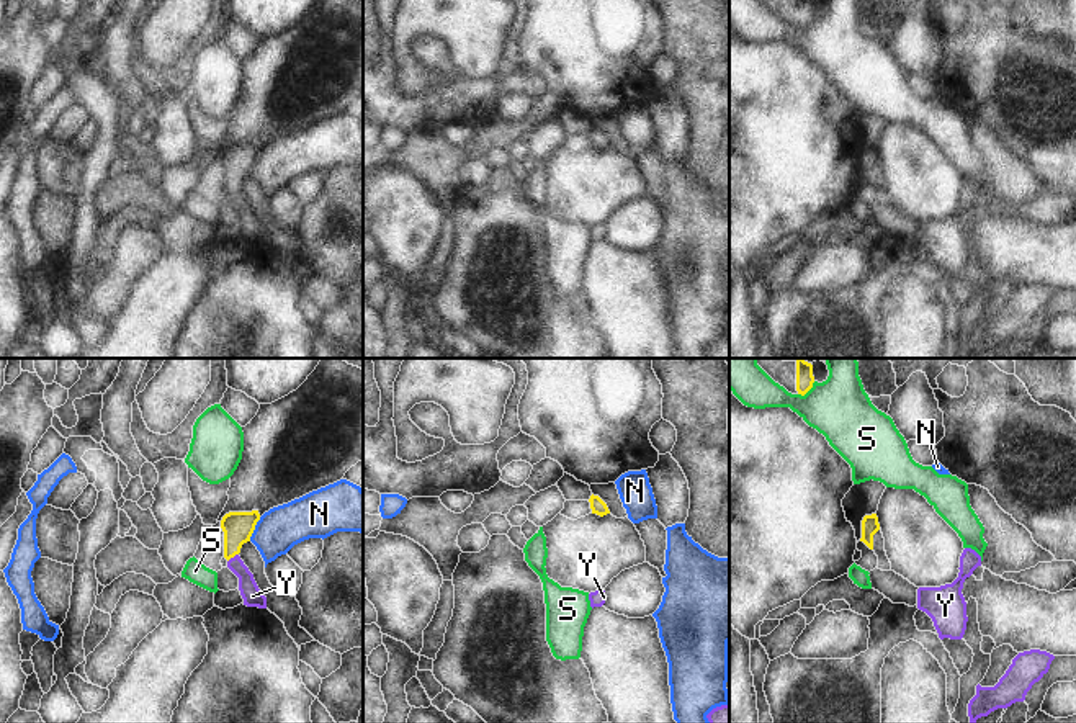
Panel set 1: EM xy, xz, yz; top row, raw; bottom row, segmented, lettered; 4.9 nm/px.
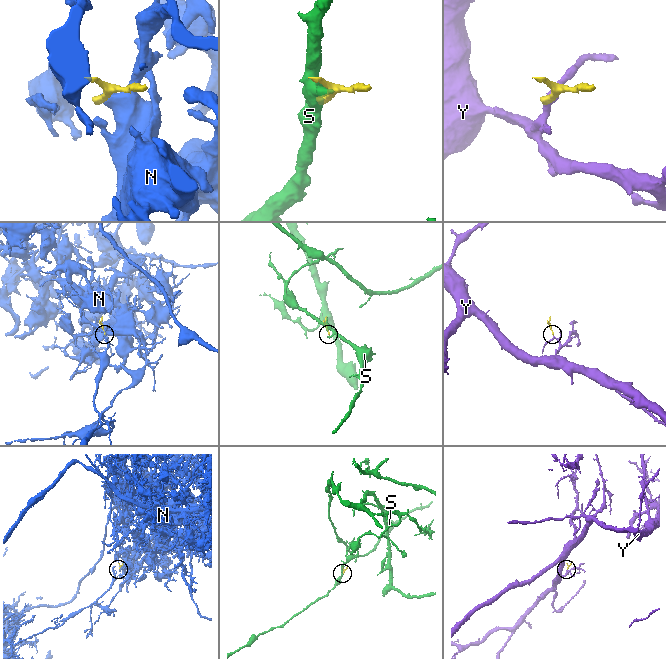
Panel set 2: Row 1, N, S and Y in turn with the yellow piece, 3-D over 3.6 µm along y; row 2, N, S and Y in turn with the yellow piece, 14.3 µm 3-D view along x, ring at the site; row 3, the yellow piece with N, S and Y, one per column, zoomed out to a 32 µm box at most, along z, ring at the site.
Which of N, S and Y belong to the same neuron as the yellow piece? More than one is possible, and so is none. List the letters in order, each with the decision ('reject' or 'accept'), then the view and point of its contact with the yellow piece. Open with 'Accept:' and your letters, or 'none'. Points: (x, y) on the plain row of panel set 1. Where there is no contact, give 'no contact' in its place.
Accept: Y
N: reject; contact xy (254, 162)
S: reject; contact yz (806, 25)
Y: accept; contact xy (233, 190)

